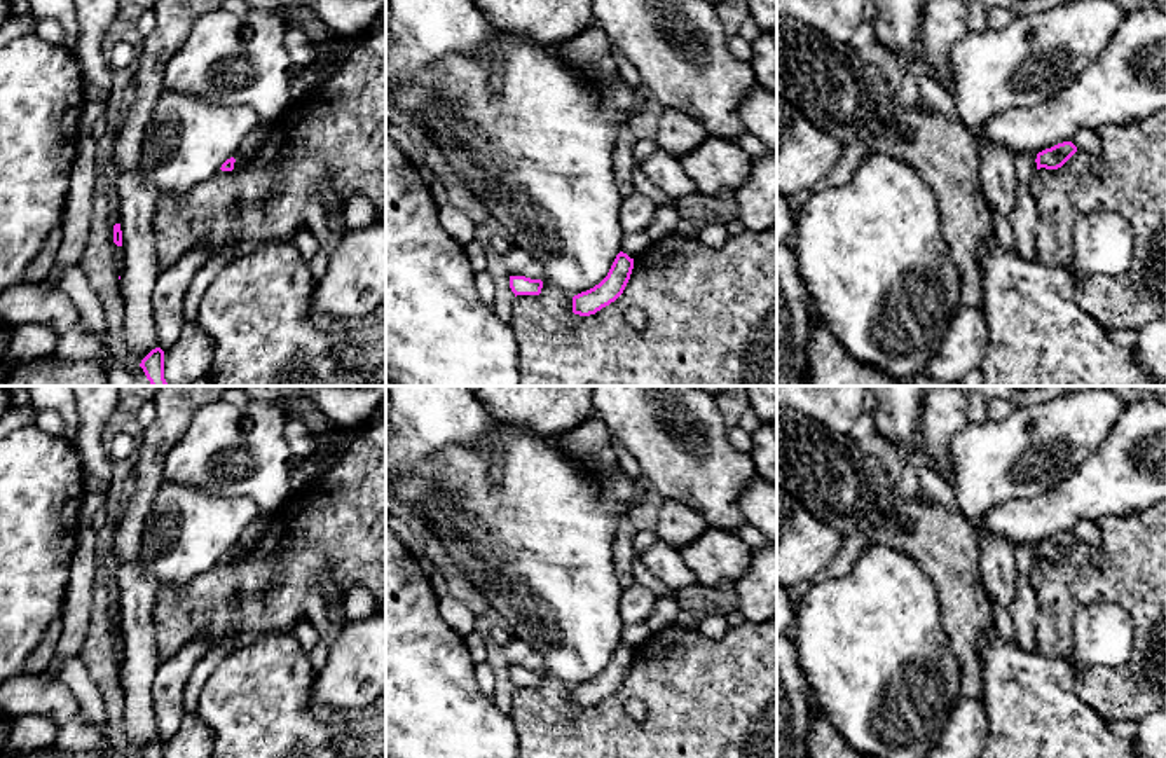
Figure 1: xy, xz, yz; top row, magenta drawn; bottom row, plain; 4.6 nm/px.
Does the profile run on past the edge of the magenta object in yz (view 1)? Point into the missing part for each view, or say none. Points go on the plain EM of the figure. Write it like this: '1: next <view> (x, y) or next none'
1: next none

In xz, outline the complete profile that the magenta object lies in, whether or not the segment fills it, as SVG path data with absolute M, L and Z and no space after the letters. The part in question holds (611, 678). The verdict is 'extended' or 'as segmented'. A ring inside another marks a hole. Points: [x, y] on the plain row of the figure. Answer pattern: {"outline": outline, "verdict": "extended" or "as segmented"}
{"outline": "M620 643L607 667L593 679L573 688L573 704L590 707L614 693L625 681L634 660L634 650Z", "verdict": "as segmented"}

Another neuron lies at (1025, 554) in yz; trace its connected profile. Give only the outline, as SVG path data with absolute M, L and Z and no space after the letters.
M1023 543L1016 547L1018 580L1028 580L1030 568L1037 561L1037 547Z

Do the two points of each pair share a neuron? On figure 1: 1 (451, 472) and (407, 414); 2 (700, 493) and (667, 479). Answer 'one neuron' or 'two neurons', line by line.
1: two neurons
2: one neuron

